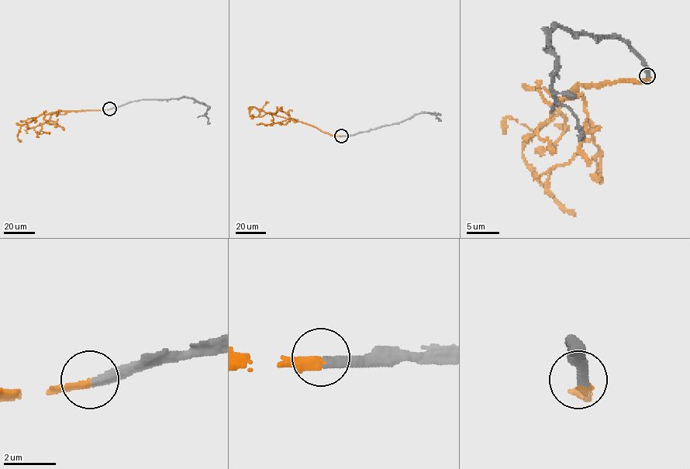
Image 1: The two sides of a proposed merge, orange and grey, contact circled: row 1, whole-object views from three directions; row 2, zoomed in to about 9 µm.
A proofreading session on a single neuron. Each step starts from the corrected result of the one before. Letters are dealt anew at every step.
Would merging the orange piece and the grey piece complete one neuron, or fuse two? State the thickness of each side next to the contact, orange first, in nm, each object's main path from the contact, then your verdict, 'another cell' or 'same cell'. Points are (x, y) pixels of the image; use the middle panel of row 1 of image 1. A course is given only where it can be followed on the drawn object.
320 nm thick on the orange side, 360 nm on the other; orange runs (341, 136), (332, 136), (300, 121), (266, 113), (253, 106), (249, 112), (251, 118); grey runs (341, 136), (354, 135), (398, 123), (423, 112), (438, 113), (436, 115), (441, 121); same cell

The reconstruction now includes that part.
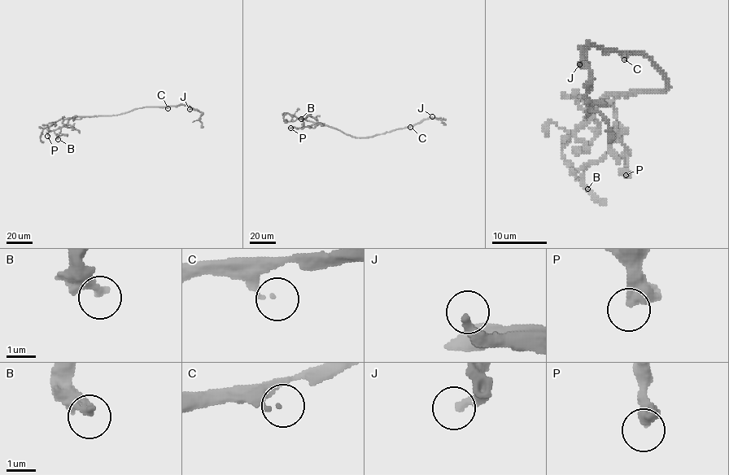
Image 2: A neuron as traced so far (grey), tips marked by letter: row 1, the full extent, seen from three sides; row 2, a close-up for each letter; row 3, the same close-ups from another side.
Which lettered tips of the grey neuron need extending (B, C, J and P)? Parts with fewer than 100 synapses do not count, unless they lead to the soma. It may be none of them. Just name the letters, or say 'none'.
J

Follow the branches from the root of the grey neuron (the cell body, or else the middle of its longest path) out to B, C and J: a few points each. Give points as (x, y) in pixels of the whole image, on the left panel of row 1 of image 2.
B: (123, 113), (72, 117), (60, 127), (58, 139)
C: (123, 113), (144, 106), (168, 108)
J: (123, 113), (144, 106), (181, 104), (189, 106), (189, 109)

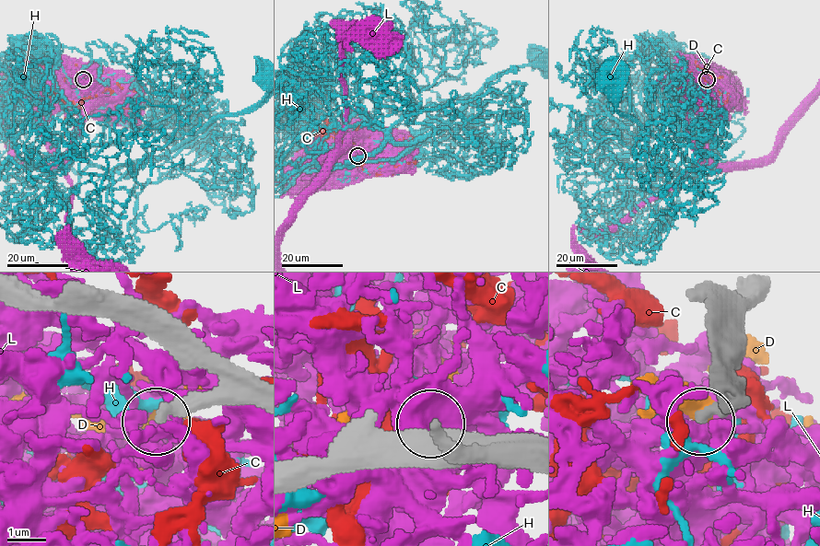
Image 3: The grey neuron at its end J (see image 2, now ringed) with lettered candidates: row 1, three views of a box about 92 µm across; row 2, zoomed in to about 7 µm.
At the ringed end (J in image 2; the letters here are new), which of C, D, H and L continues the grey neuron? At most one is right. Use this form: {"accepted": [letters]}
{"accepted": []}

